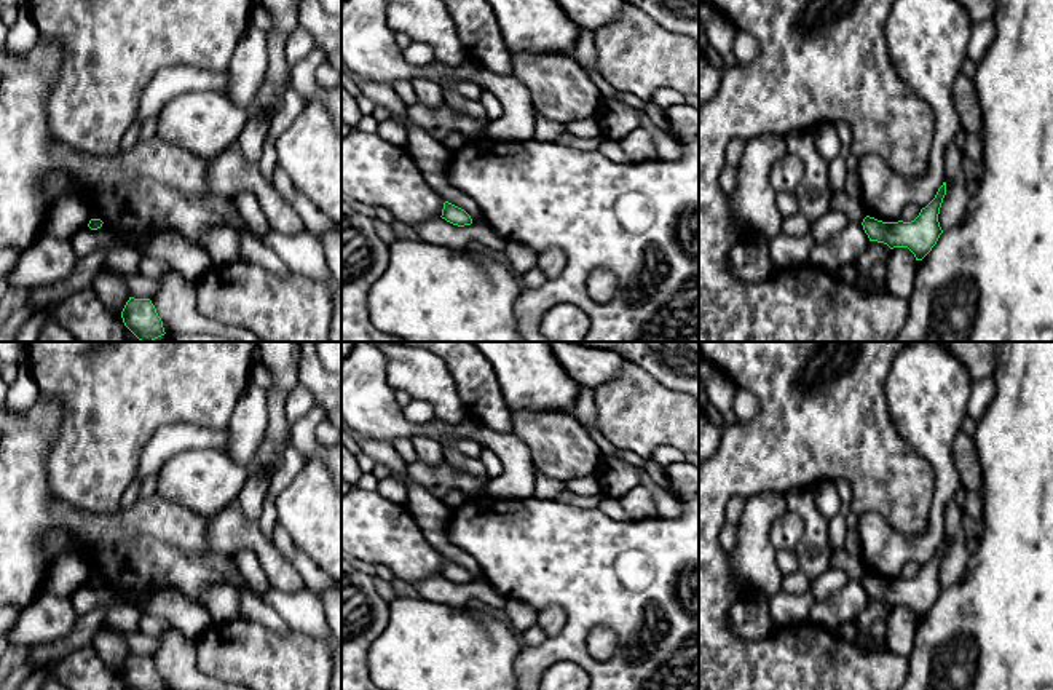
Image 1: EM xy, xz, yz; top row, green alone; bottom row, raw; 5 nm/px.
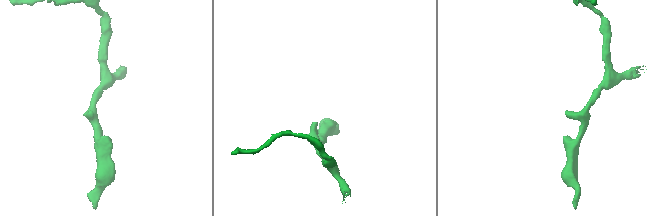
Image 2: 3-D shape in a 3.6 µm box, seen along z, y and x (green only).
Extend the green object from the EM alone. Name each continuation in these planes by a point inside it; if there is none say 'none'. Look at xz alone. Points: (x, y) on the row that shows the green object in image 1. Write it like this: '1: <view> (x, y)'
none

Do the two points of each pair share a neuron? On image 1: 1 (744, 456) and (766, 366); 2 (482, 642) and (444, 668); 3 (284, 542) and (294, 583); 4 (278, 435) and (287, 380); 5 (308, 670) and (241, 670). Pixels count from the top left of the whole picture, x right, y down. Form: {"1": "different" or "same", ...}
{"1": "same", "2": "same", "3": "different", "4": "same", "5": "same"}

